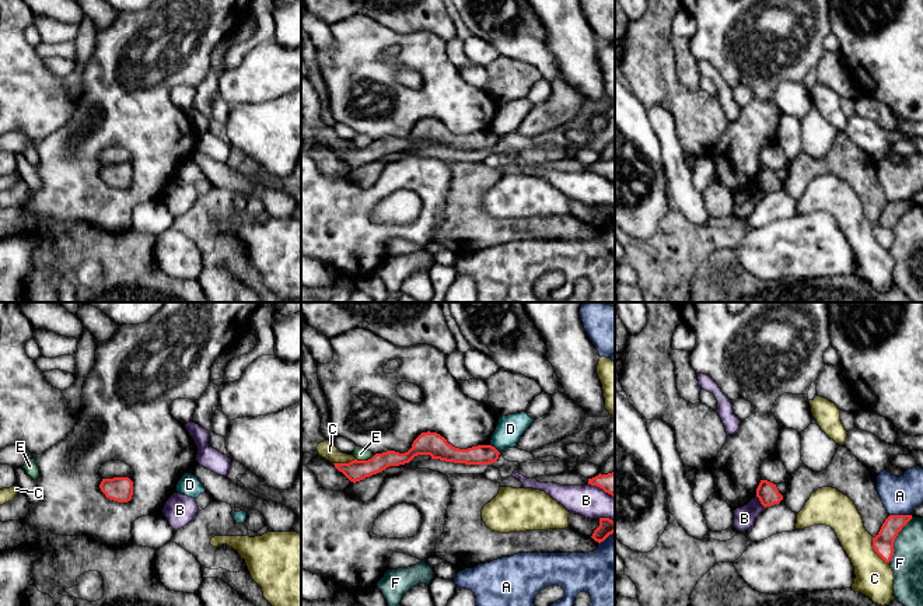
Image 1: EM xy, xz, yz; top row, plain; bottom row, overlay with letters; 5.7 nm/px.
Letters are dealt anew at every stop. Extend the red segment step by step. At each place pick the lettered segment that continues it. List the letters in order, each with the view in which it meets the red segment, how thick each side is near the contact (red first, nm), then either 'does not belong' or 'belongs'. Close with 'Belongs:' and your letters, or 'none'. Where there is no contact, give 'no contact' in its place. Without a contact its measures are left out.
A: yz | 120/220 nm | does not belong
B: yz | 120/120 nm | does not belong
C: yz | 120/220 nm | does not belong
D: xz | 110/150 nm | does not belong
E: xz | 120/80 nm | does not belong
F: yz | 120/190 nm | does not belong
Belongs: none

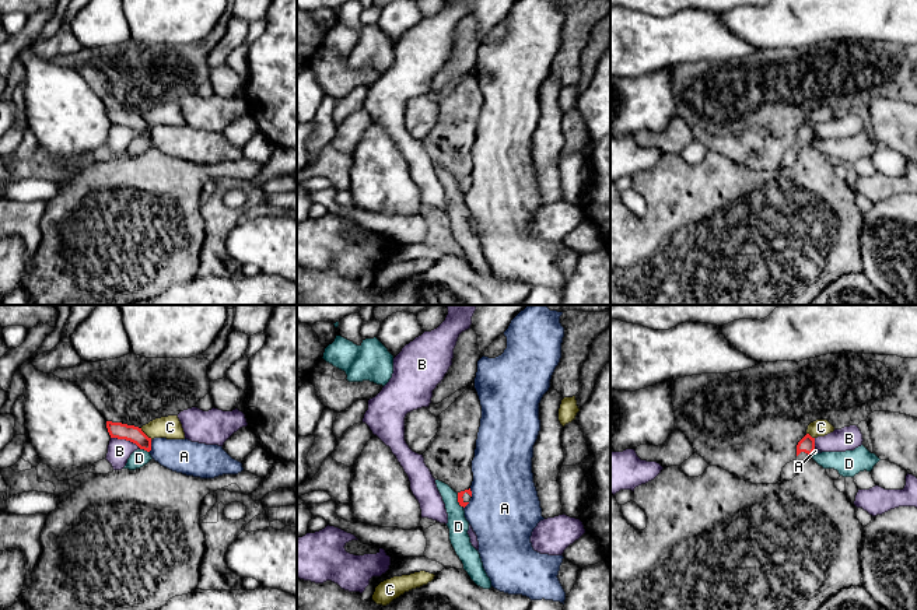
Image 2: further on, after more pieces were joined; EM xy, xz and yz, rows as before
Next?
A: xy | 100/190 nm | does not belong
B: xy | 100/140 nm | does not belong
C: xy | 100/130 nm | does not belong
D: xz | 30/120 nm | does not belong
Belongs: none

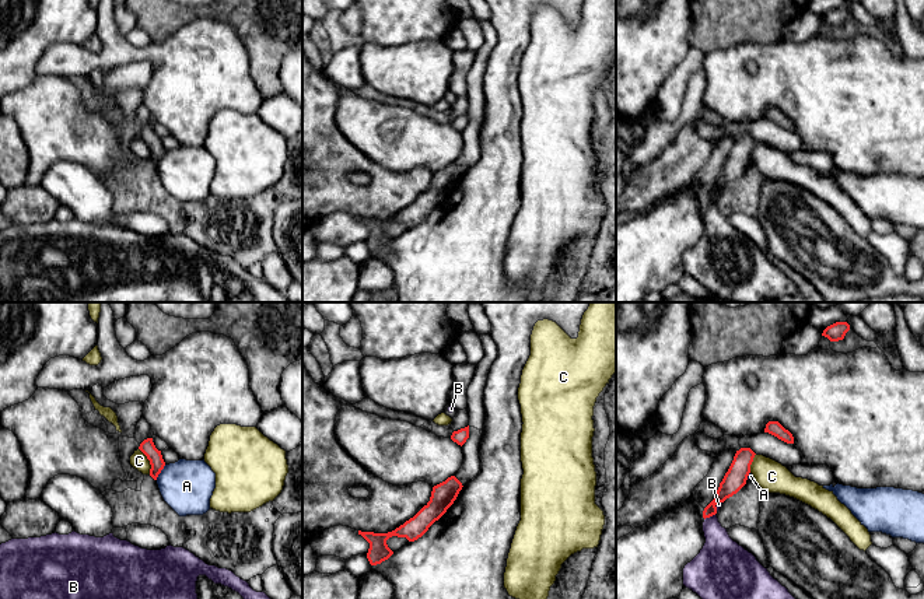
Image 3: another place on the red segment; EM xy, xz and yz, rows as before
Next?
A: xy | 90/300 nm | does not belong
B: yz | 120/30 nm | does not belong
C: xy | 90/100 nm | does not belong
Belongs: none

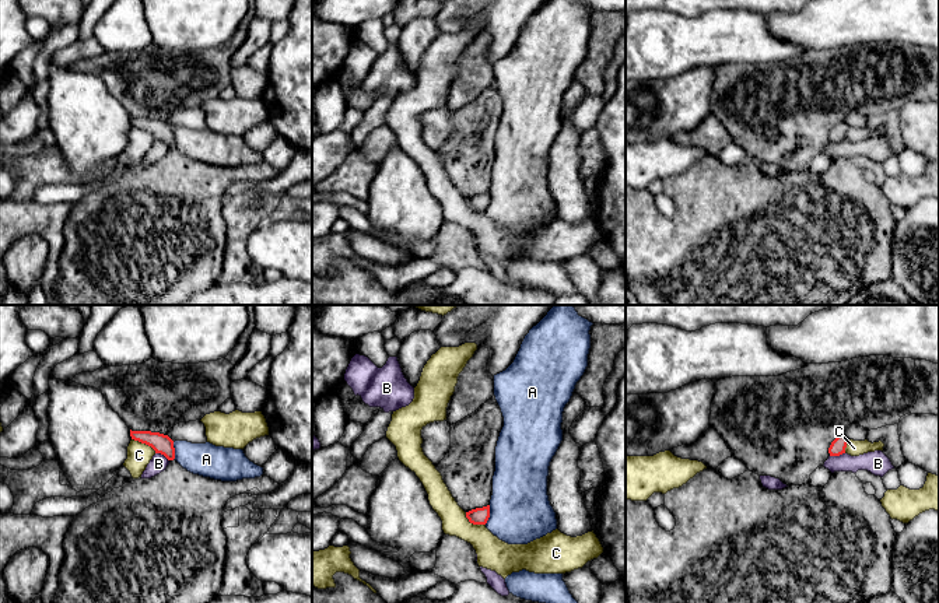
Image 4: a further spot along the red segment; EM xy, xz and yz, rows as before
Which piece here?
A: xz | 100/360 nm | does not belong
B: yz | 90/140 nm | does not belong
C: xy | 110/140 nm | does not belong
Belongs: none

